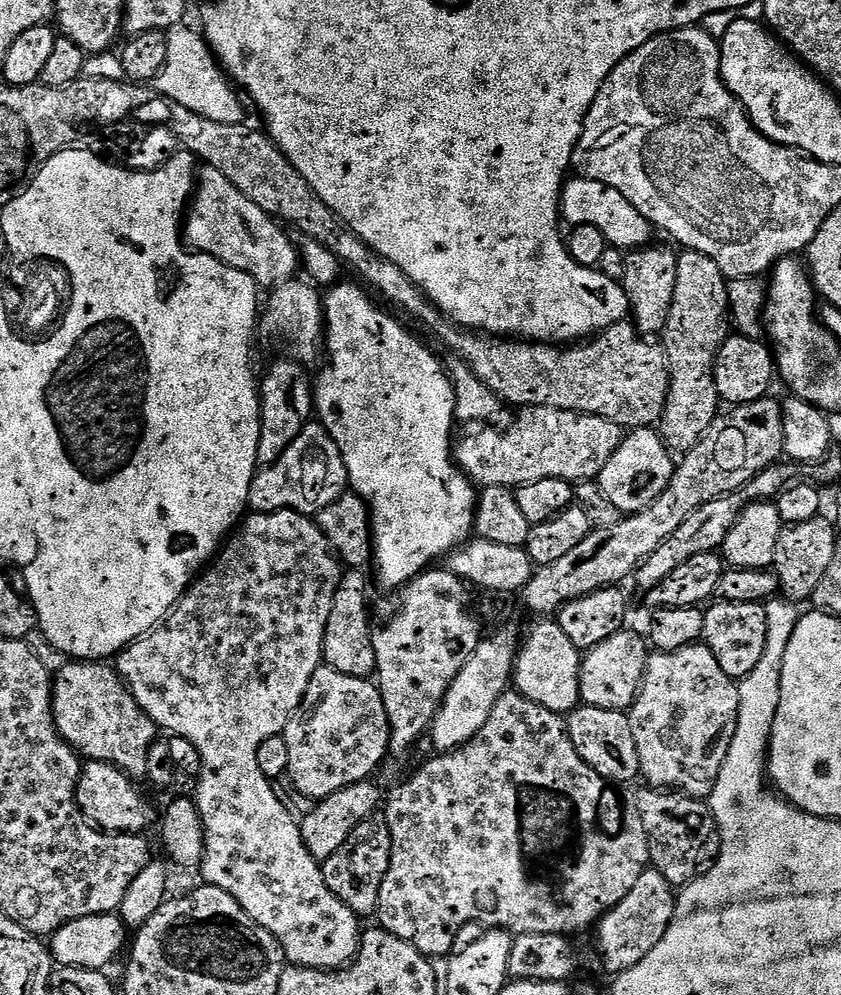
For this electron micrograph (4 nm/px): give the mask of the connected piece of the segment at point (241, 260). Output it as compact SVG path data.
M207 166L199 169L194 195L182 224L182 236L189 249L204 252L216 260L221 260L226 266L250 274L250 278L254 278L257 285L279 286L293 279L298 272L297 247L283 231L285 229L267 212L263 212L254 201L246 198L246 194L242 194L242 190L238 190L238 186L234 186L234 182L226 178L226 174Z

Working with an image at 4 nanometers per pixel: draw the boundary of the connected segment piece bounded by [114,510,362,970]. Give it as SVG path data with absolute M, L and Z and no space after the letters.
M290 510L258 512L249 515L227 537L226 543L219 549L218 555L211 561L210 567L201 571L199 577L193 580L192 585L185 592L183 600L172 609L167 620L156 631L149 632L141 640L135 640L114 660L114 667L120 673L120 679L132 692L132 697L136 699L140 709L155 722L157 729L164 731L165 728L172 736L186 738L186 742L190 742L190 746L194 746L194 750L198 750L200 755L200 774L198 777L200 785L196 788L194 799L204 827L204 856L200 859L198 869L199 875L204 875L203 883L212 884L215 888L221 888L226 894L230 894L230 898L234 898L234 902L238 902L238 906L242 906L244 916L247 919L252 920L258 927L264 928L278 941L284 951L285 961L298 968L339 970L348 967L356 959L356 952L360 948L361 921L356 913L350 911L341 900L334 898L334 894L326 886L323 867L313 859L302 842L297 817L292 817L291 810L276 797L276 792L272 789L275 788L273 781L268 780L266 774L262 774L262 770L258 766L258 746L262 746L262 742L266 742L266 738L274 738L283 733L284 727L288 725L294 714L294 710L298 710L298 706L306 694L306 686L310 686L310 678L314 678L314 674L322 666L326 618L330 618L330 602L334 602L336 583L340 581L341 575L341 565L332 549L328 547L328 540L316 525L313 517L303 516L300 512L291 512Z

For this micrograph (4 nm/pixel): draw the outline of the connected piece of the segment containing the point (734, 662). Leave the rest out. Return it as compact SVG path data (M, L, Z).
M725 600L713 603L712 606L712 609L704 612L703 643L714 654L718 666L722 668L722 674L726 674L731 680L742 681L754 671L758 662L762 662L762 654L766 654L768 609L764 604Z

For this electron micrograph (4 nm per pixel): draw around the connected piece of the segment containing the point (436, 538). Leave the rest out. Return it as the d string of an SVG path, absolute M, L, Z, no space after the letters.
M337 283L327 289L323 297L324 331L326 333L326 356L328 365L314 380L314 412L319 423L330 434L330 438L338 446L348 471L348 482L351 491L360 496L367 505L372 525L372 554L374 568L376 564L376 580L384 588L403 589L421 572L431 569L435 560L443 561L445 557L456 551L473 535L476 527L476 505L478 492L471 480L460 471L454 459L454 439L452 440L452 424L456 420L456 394L448 380L448 373L443 363L439 364L435 356L422 344L419 344L398 321L387 316L382 309L376 308L377 301L363 287L355 288L352 284Z

